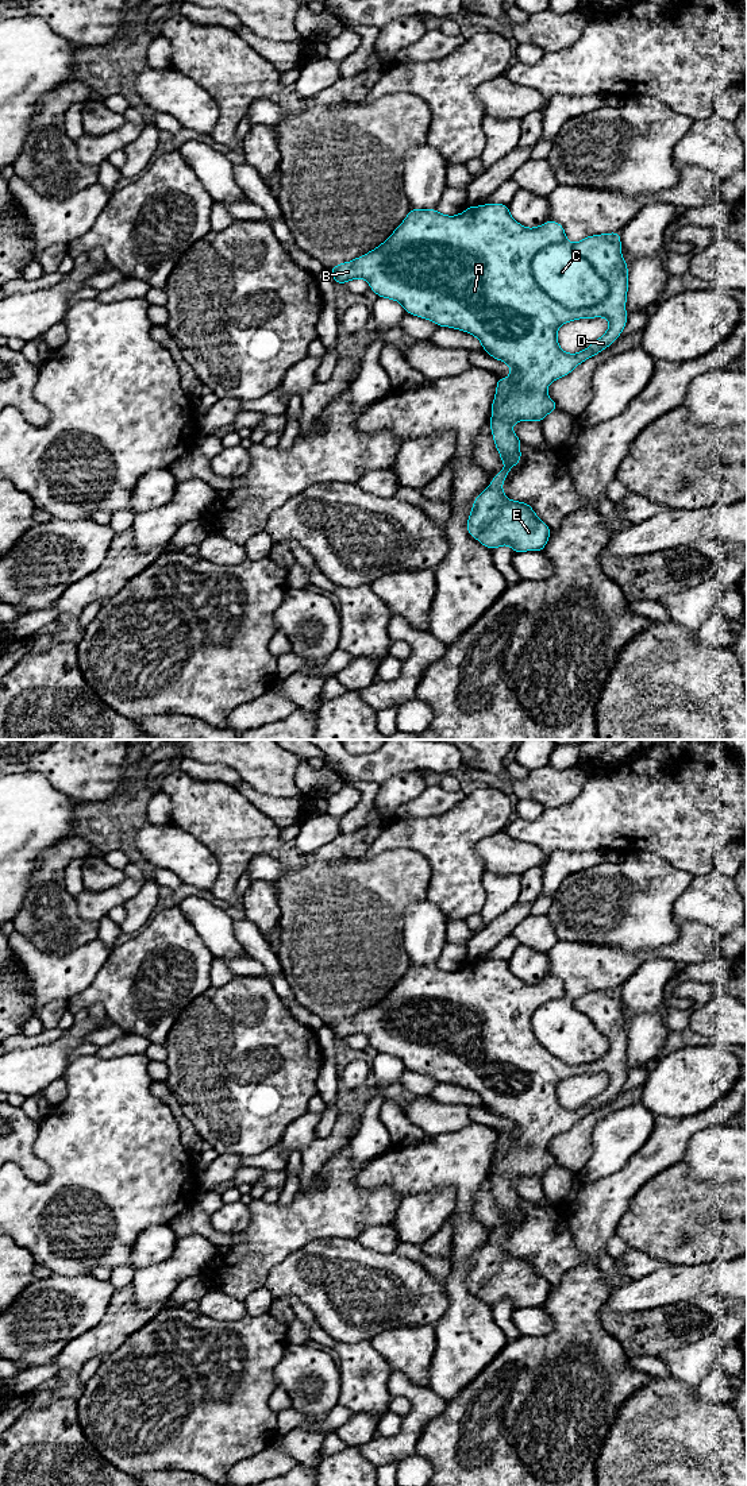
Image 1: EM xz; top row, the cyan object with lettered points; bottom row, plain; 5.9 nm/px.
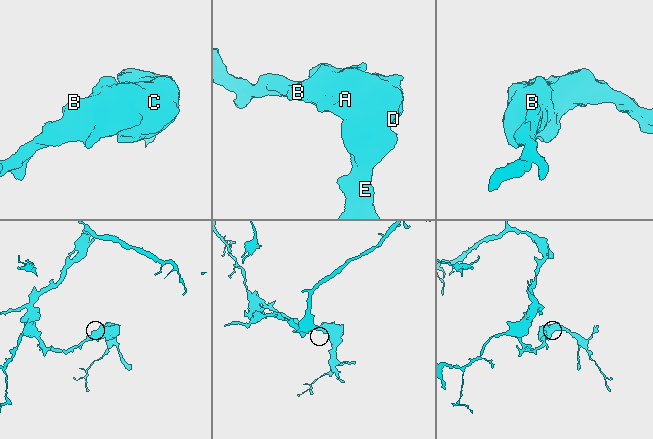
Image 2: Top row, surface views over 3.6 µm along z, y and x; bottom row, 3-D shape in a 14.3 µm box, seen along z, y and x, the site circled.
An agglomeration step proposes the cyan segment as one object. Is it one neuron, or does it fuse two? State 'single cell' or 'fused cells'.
fused cells

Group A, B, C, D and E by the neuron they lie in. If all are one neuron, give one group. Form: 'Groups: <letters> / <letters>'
Groups: A B D E / C

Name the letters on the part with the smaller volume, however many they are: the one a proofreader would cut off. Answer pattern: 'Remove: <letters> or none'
Remove: C

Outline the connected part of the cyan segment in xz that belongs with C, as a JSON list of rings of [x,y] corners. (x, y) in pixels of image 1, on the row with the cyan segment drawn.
[[[569,242],[540,250],[531,269],[540,289],[567,309],[597,305],[609,293],[608,283],[573,251]]]

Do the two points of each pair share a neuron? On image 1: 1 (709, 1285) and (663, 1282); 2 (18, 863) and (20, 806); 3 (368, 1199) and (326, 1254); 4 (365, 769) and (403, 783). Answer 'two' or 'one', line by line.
1: one
2: one
3: two
4: two

